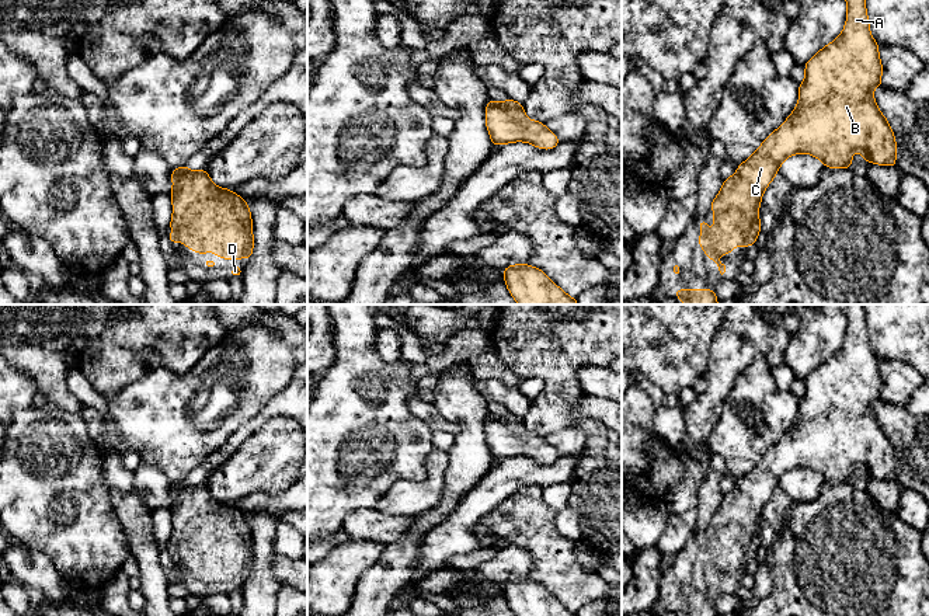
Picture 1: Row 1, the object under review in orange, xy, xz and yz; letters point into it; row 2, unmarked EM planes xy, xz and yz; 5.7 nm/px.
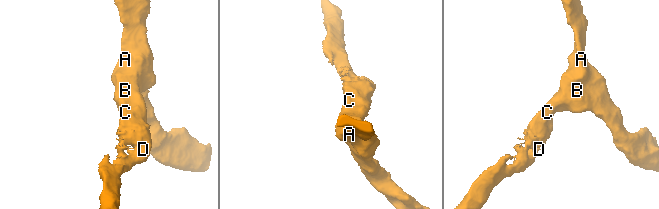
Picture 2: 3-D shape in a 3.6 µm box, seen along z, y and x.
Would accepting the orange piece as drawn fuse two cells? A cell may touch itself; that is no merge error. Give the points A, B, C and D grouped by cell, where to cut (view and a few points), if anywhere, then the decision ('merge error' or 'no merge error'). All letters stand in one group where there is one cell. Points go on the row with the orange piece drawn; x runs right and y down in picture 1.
A B C D; no cut; no merge error

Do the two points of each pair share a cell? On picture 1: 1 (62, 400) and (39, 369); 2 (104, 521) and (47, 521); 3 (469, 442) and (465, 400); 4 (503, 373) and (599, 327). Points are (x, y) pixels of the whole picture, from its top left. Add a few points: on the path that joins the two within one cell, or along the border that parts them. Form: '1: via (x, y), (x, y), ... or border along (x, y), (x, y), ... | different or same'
1: via (58, 393), (47, 376) | same
2: via (90, 521), (61, 519) | same
3: via (469, 432), (468, 410) | same
4: border along (491, 348), (522, 379) | different

